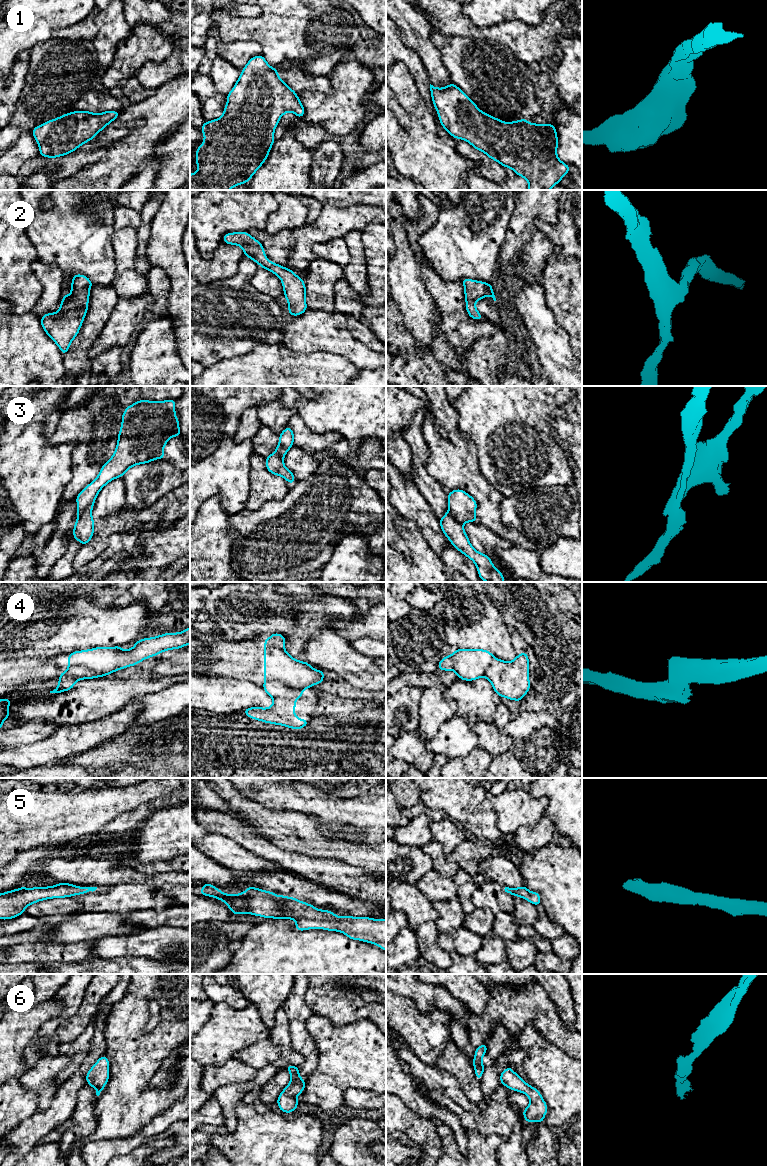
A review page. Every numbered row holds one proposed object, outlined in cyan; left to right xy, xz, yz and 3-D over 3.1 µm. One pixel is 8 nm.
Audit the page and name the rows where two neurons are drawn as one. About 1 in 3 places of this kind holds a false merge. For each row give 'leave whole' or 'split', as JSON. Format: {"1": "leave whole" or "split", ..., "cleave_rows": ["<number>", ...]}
{"1": "leave whole", "2": "leave whole", "3": "split", "4": "split", "5": "leave whole", "6": "leave whole", "cleave_rows": ["3", "4"]}

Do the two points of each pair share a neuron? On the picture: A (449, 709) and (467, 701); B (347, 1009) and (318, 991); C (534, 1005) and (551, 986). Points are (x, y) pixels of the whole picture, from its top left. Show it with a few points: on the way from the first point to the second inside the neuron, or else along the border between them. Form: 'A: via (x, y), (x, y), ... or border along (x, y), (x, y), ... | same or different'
A: border along (446, 688), (444, 696), (454, 702), (456, 714) | different
B: via (340, 1004), (325, 998) | same
C: border along (538, 984), (555, 1005), (557, 1013) | different

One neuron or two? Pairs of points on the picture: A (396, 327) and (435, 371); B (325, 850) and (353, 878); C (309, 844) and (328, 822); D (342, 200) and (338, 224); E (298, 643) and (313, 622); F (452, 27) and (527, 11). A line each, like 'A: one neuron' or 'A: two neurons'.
A: one neuron
B: two neurons
C: two neurons
D: two neurons
E: one neuron
F: two neurons

